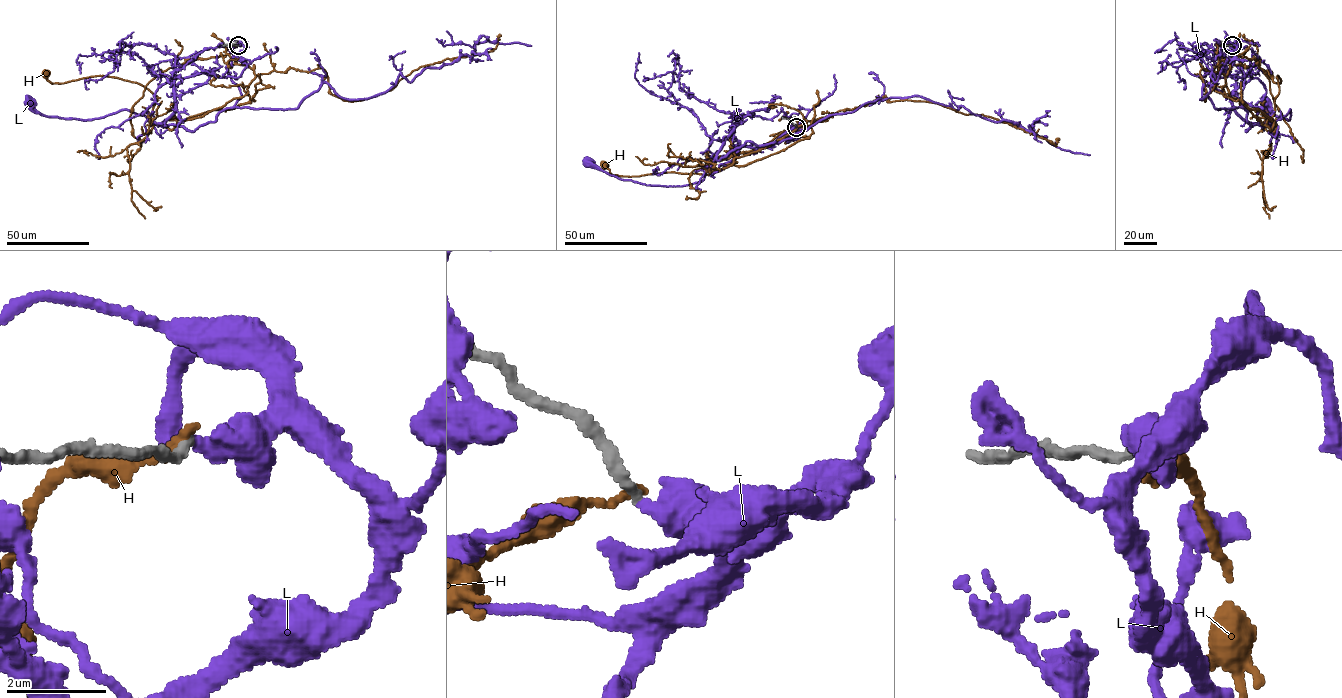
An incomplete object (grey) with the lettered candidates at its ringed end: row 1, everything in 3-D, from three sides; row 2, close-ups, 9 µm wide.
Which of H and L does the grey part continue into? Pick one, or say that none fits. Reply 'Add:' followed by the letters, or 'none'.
Add: L

